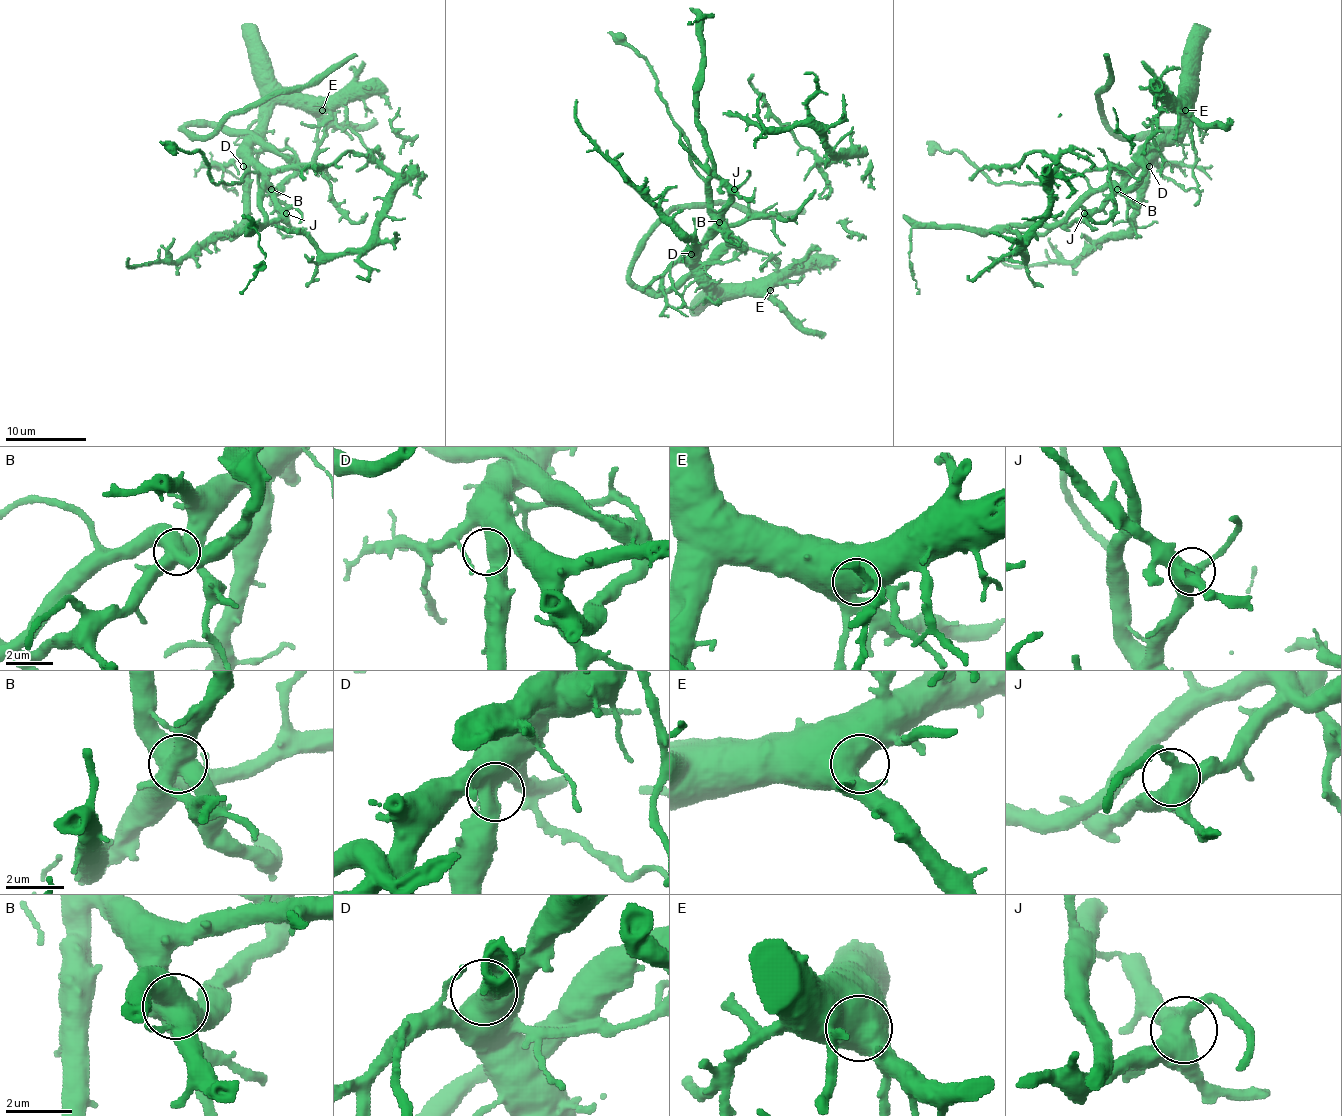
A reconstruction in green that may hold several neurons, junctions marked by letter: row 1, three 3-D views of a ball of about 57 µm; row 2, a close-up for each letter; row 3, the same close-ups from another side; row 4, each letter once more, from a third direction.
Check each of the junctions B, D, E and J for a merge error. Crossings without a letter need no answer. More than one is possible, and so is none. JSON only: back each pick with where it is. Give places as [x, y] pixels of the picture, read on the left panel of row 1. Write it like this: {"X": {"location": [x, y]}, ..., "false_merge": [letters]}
{"B": {"location": [271, 189]}, "false_merge": ["B"]}

